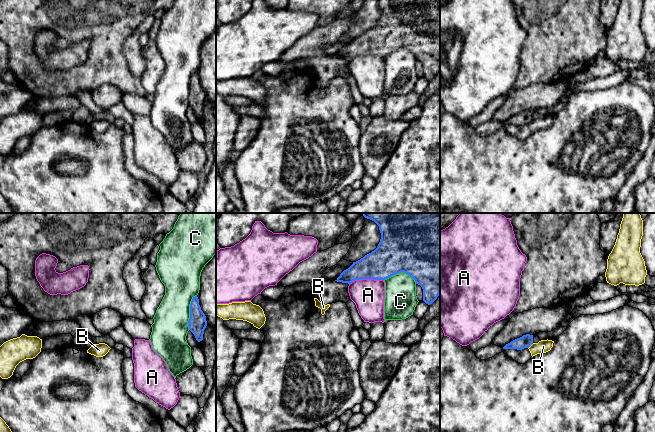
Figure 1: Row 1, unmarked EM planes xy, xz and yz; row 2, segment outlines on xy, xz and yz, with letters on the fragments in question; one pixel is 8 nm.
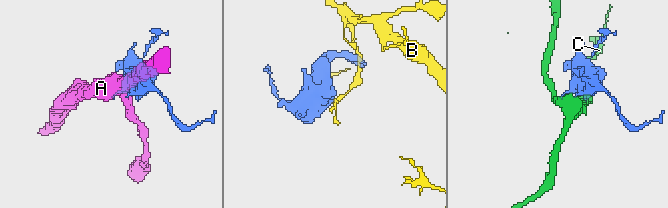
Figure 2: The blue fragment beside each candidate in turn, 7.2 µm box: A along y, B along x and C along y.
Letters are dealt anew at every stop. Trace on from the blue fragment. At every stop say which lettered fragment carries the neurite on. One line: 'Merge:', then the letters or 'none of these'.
Merge: none of these

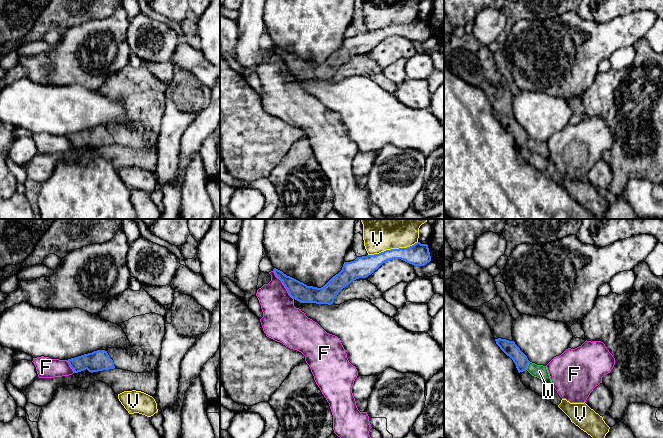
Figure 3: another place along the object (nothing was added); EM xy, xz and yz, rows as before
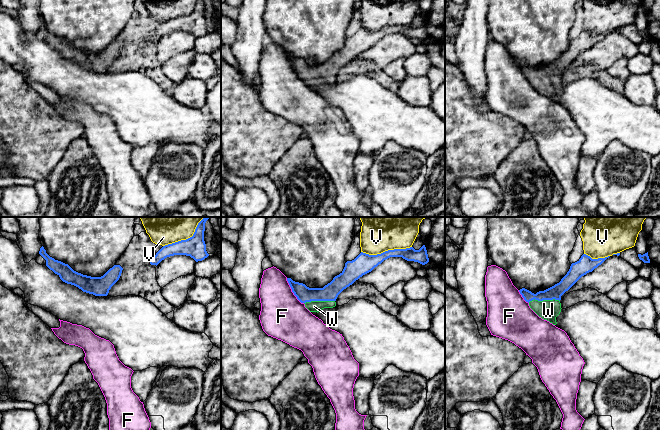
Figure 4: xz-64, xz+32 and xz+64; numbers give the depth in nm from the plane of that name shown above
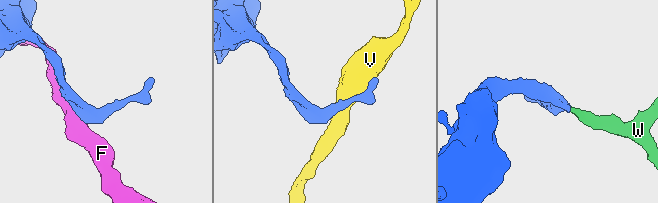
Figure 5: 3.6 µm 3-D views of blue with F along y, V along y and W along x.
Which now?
Merge: W

